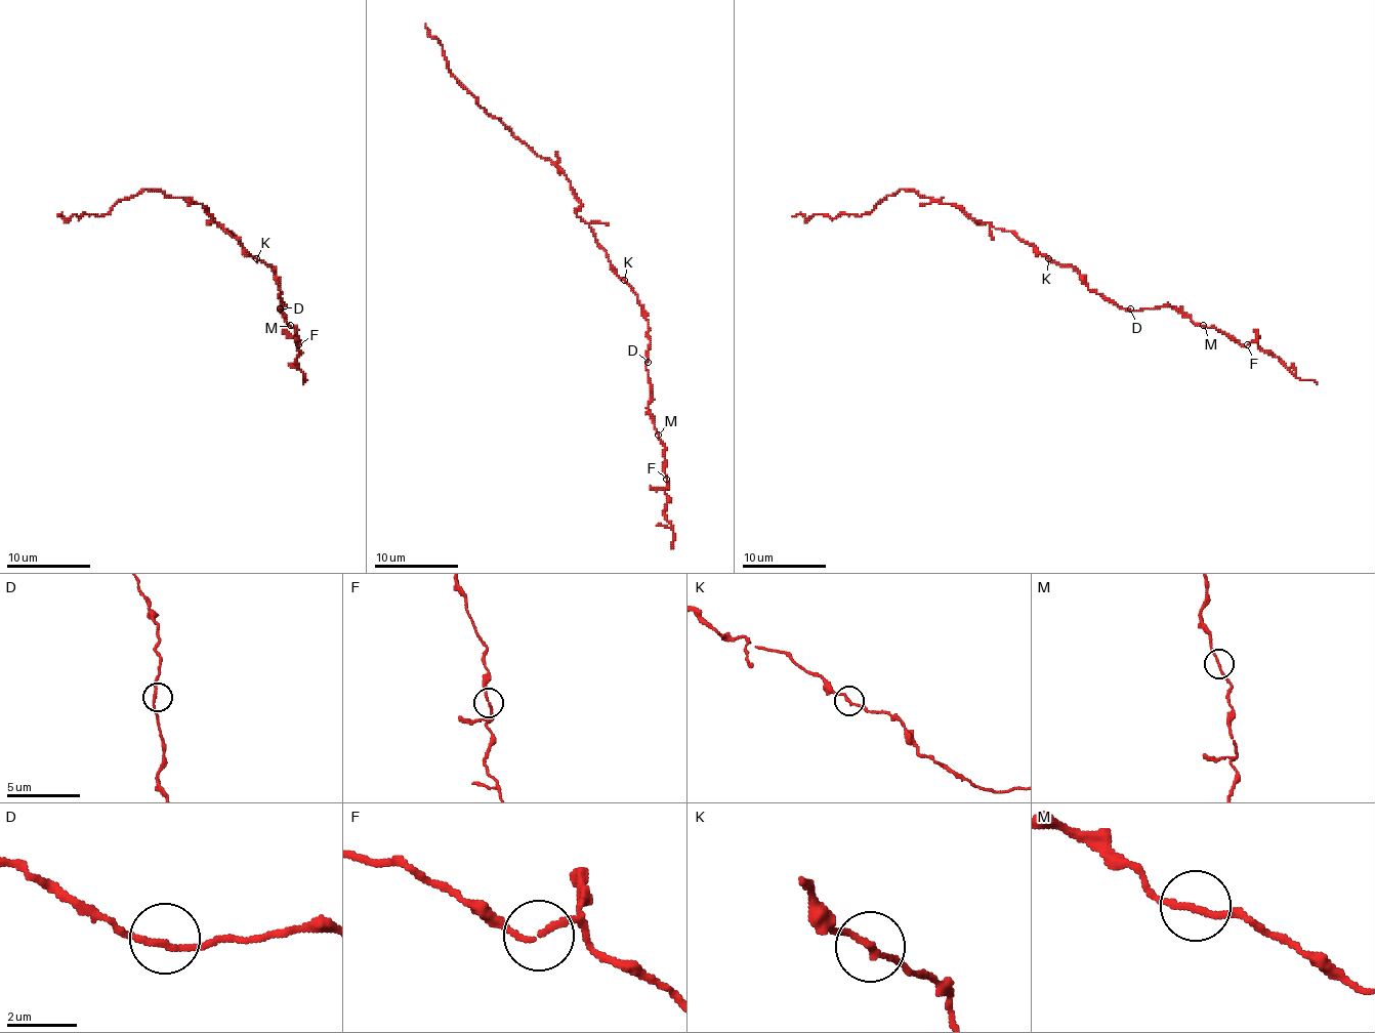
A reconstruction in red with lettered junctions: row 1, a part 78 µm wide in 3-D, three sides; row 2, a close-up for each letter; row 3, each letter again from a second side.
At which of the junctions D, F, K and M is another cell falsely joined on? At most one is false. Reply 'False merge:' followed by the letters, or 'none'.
False merge: none

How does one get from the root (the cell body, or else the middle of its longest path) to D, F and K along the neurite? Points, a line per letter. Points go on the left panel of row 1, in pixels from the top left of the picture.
D: (244, 250), (276, 273), (282, 298), (280, 308)
F: (244, 250), (276, 273), (282, 298), (278, 311), (282, 306), (286, 323), (297, 329), (299, 344)
K: (244, 250), (257, 258)

